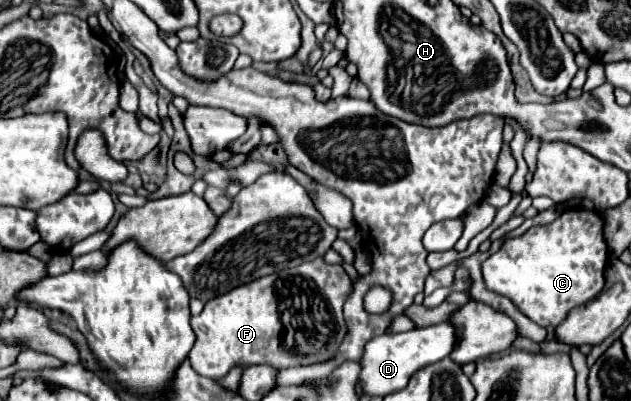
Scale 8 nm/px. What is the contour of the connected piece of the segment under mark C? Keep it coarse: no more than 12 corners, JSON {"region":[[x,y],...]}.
{"region":[[566,210],[482,262],[486,290],[558,326],[604,286],[602,216]]}

